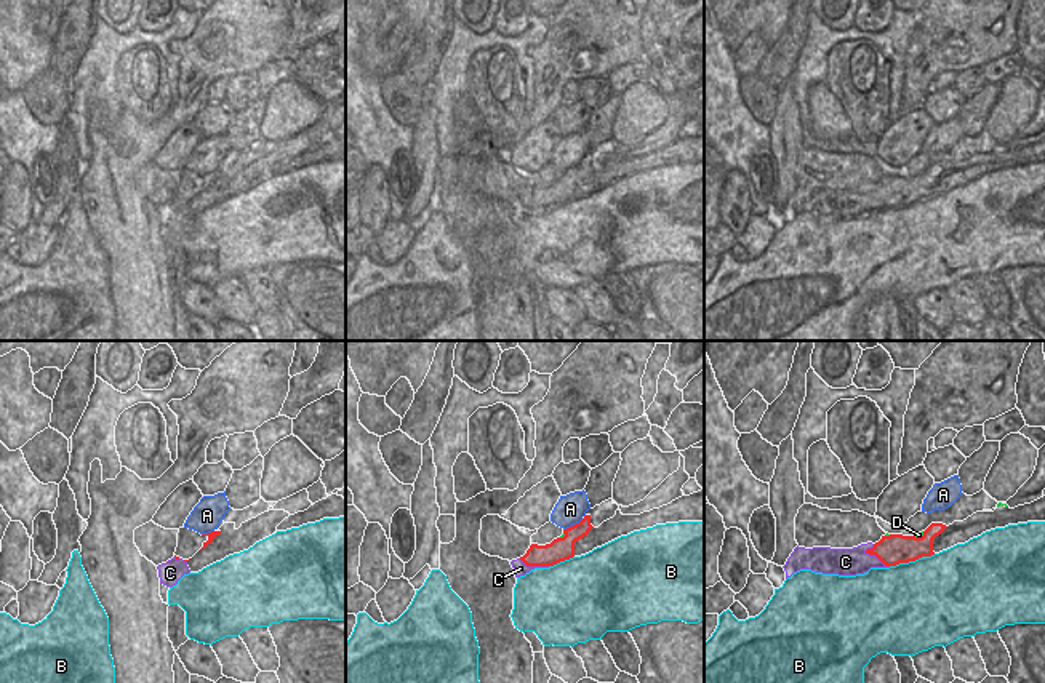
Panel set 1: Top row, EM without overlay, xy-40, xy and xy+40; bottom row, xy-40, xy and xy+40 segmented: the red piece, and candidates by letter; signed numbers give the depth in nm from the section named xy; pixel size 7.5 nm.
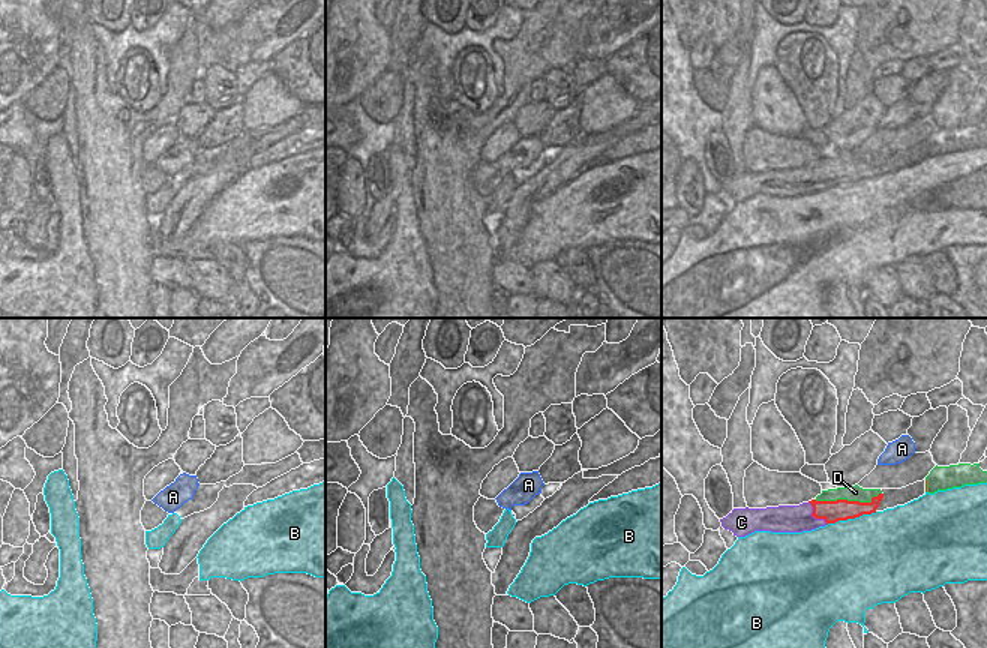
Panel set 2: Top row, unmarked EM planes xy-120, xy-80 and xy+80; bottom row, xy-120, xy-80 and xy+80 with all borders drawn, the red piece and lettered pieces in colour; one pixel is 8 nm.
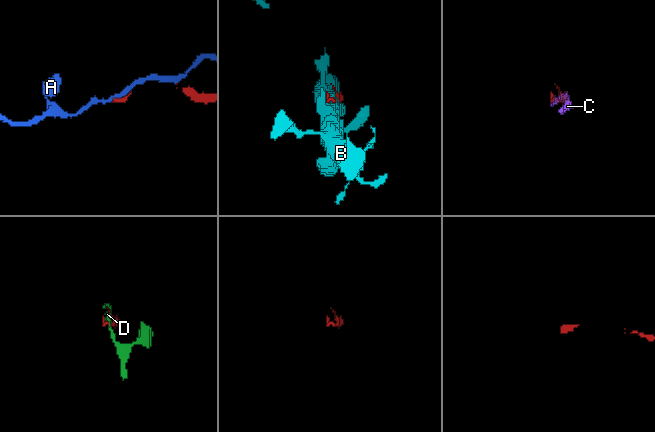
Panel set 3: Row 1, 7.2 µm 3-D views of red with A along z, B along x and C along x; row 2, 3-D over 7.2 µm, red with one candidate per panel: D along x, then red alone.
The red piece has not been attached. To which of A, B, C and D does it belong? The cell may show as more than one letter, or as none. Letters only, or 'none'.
C

